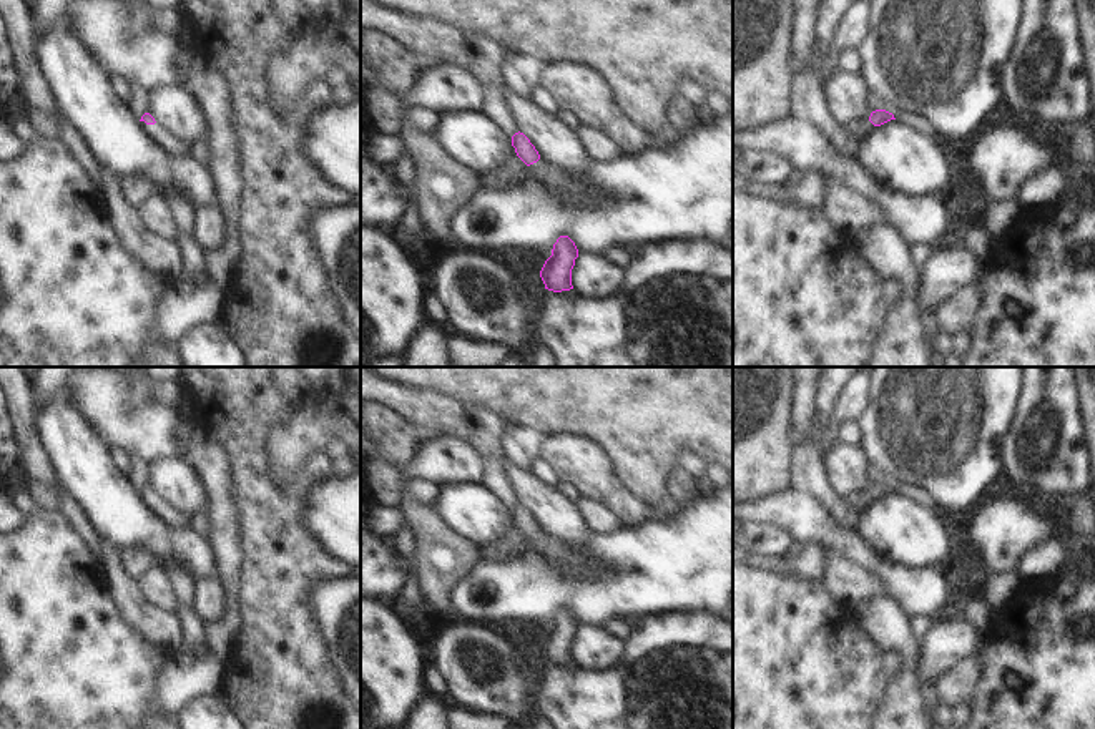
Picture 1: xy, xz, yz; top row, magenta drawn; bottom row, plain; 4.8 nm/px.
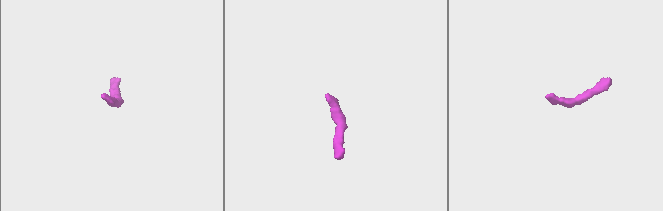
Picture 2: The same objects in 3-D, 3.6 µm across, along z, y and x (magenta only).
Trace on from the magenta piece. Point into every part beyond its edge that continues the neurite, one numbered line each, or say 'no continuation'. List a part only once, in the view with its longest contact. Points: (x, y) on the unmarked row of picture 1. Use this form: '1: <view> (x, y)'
1: xy (173, 517)

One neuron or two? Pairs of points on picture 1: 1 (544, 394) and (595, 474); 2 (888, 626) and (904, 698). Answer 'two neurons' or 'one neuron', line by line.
1: two neurons
2: one neuron

